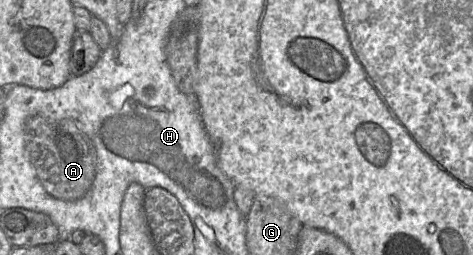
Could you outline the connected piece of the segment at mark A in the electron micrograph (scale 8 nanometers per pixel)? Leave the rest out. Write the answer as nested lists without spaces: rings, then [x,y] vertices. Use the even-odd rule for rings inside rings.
[[[34,115],[24,127],[25,149],[36,174],[48,194],[56,199],[75,201],[91,188],[97,173],[97,154],[91,140],[71,119]]]

